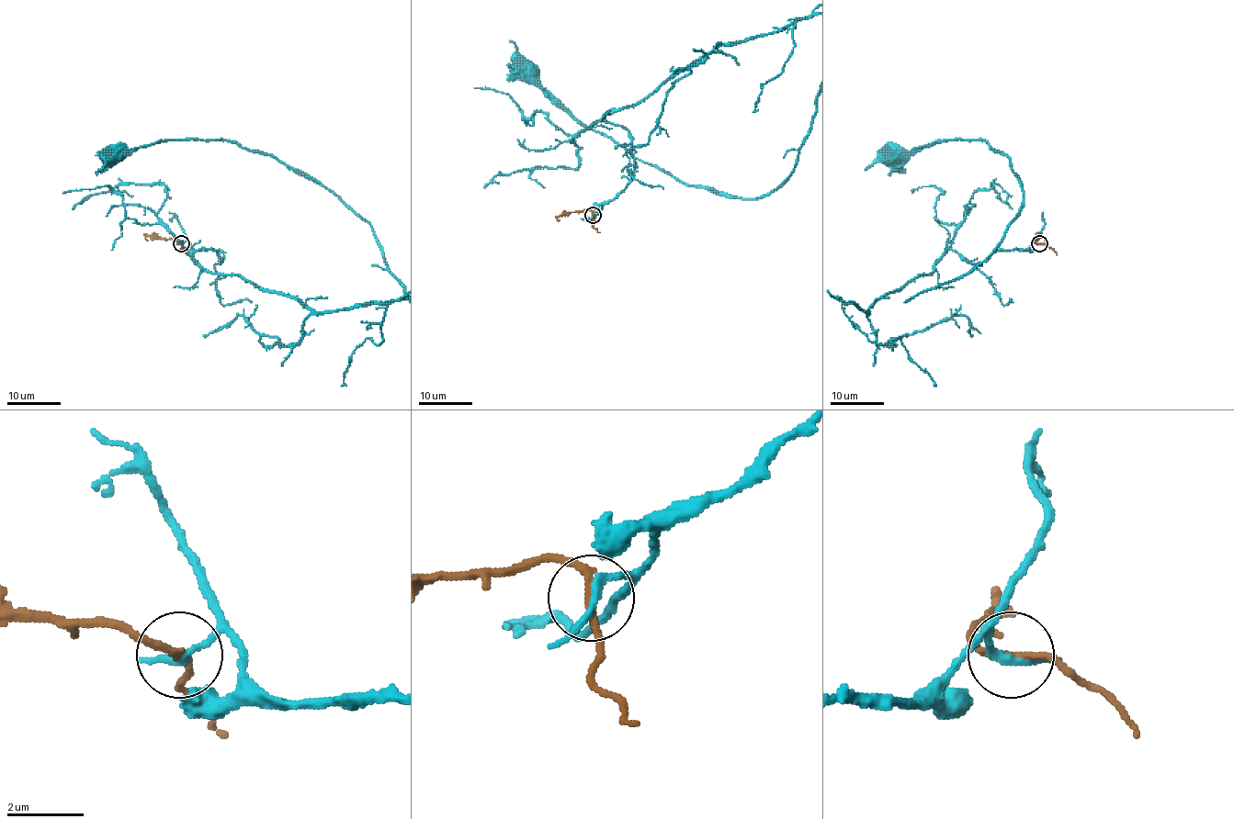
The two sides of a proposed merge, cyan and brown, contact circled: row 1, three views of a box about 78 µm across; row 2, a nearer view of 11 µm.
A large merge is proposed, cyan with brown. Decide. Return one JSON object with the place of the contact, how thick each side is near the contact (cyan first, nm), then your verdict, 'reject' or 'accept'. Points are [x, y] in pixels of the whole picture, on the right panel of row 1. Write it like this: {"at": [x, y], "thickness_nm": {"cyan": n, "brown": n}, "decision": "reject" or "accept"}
{"at": [1039, 243], "thickness_nm": {"cyan": 180, "brown": 190}, "decision": "reject"}

